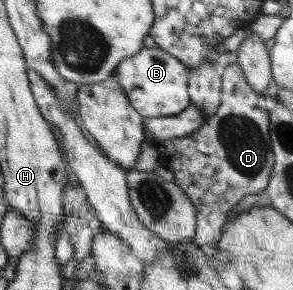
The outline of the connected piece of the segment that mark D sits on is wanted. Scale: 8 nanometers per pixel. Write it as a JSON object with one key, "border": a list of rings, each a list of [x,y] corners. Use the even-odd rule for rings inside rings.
{"border":[[[235,61],[229,64],[222,75],[221,105],[218,112],[206,120],[206,124],[194,133],[183,138],[152,142],[162,153],[162,168],[169,174],[178,187],[181,187],[190,202],[195,205],[197,214],[197,232],[191,239],[198,247],[213,247],[220,238],[227,223],[228,213],[242,199],[256,196],[265,191],[274,166],[273,152],[270,140],[270,99],[263,94],[257,94],[248,84]]]}

